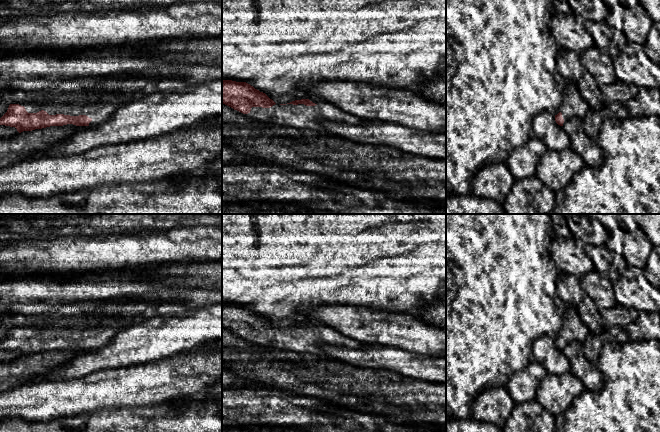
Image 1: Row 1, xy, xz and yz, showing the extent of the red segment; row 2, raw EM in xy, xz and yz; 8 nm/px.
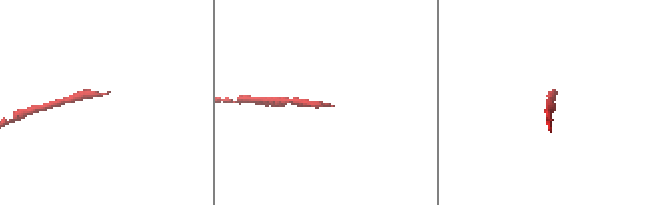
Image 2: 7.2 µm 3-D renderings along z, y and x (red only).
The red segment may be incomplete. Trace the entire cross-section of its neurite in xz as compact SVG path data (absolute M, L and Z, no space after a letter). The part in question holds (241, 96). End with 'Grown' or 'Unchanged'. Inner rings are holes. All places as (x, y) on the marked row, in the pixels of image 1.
M222 80L222 103L261 123L280 122L285 127L326 131L325 121L352 125L370 122L321 100L301 99L276 104L246 82Z. Grown

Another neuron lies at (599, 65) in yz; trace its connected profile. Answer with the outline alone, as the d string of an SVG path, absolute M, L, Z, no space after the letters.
M595 46L586 49L580 55L580 62L599 86L610 85L617 80L613 59Z

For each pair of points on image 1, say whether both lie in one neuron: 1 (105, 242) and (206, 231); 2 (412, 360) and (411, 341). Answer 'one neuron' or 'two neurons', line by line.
1: one neuron
2: two neurons

